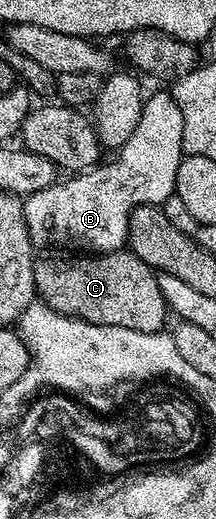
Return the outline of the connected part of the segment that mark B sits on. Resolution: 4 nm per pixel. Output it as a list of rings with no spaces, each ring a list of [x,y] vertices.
[[[169,91],[158,92],[155,96],[147,95],[142,106],[142,117],[132,130],[132,138],[117,149],[111,164],[105,162],[73,177],[74,188],[66,188],[62,196],[46,194],[42,200],[42,224],[31,223],[30,239],[35,245],[42,244],[75,244],[78,250],[93,250],[95,253],[116,252],[127,247],[130,238],[130,216],[140,204],[160,206],[167,198],[175,195],[176,174],[180,162],[184,159],[182,138],[184,136],[183,119],[180,108],[176,106]]]

